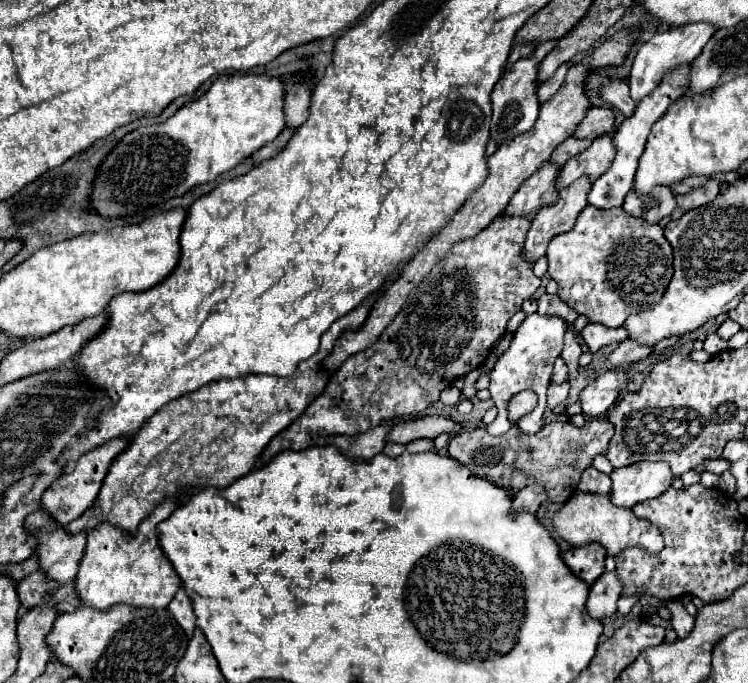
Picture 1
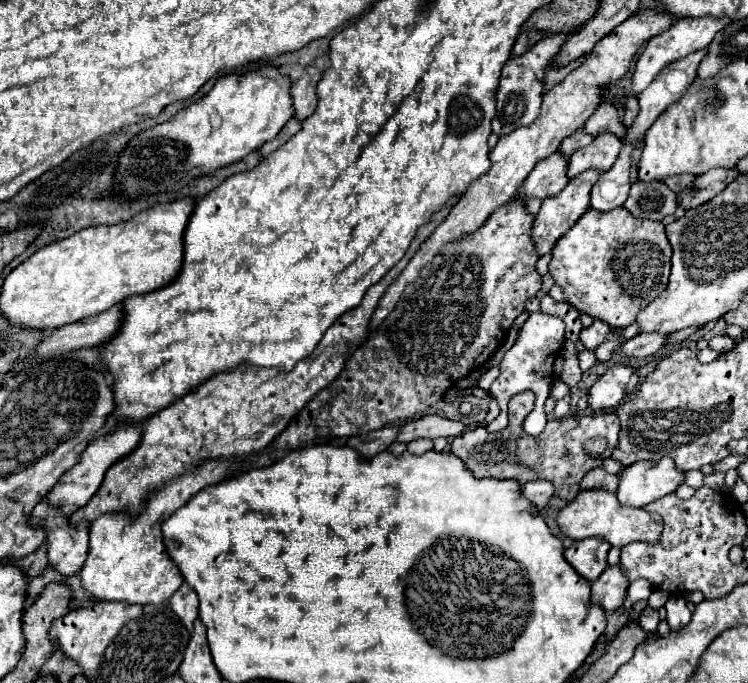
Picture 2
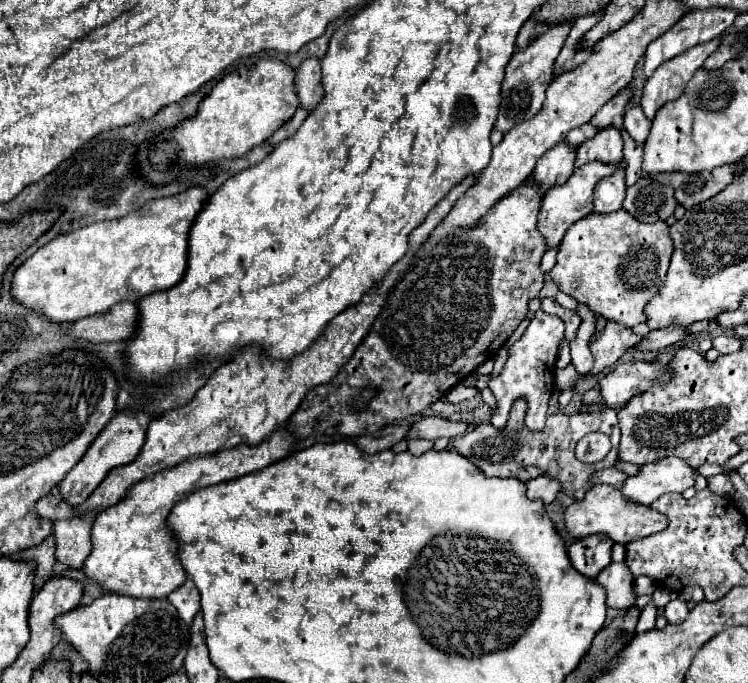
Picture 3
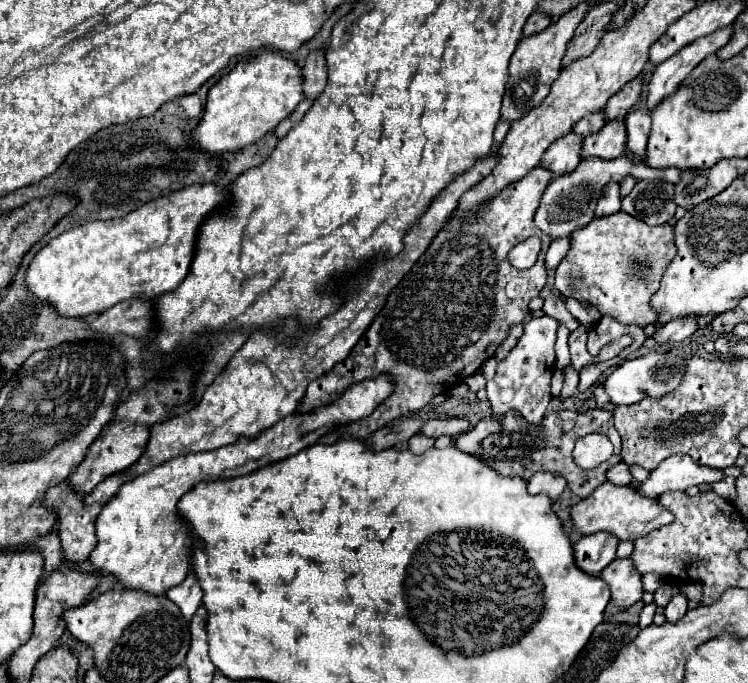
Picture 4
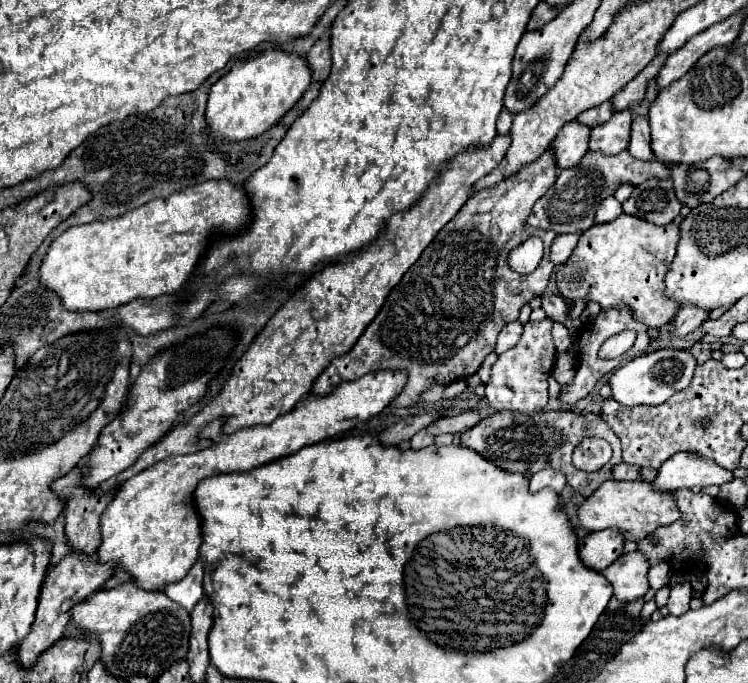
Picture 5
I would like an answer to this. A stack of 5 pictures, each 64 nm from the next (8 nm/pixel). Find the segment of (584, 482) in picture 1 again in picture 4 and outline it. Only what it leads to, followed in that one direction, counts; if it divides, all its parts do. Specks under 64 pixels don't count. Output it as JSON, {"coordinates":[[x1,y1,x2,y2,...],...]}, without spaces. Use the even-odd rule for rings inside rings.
{"coordinates":[[618,462,616,466,612,466,608,470,608,480,614,482,614,484,630,484,630,482,634,482,634,478,630,474,630,468,624,462]]}

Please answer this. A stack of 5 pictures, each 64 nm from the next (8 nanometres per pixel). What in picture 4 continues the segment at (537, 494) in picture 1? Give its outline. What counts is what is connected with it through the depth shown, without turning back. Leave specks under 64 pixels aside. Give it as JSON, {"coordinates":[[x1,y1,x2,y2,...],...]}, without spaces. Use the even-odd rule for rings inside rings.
{"coordinates":[[538,472,536,476,530,478,528,482,528,492,530,494,540,494,540,492,546,492,550,494,552,500,556,500,562,490,566,488,566,480,562,476,556,476,552,472]]}

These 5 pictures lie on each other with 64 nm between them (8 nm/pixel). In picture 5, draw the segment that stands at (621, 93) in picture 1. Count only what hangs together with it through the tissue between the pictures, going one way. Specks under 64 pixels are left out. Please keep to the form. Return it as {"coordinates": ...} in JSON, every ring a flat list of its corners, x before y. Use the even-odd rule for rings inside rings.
{"coordinates":[[634,118,634,122,632,122,632,140,630,140,628,150,632,152,634,158,646,160,646,162,656,160,652,156,652,148,650,148,650,126,648,126,648,120]]}

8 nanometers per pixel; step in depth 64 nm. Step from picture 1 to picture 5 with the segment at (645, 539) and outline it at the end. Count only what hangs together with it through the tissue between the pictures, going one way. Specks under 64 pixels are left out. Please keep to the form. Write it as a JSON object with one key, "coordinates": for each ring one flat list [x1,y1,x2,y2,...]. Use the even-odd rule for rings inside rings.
{"coordinates":[[640,478,626,480,626,482,608,480,590,498,586,498,586,502,578,508,580,524,588,532,616,526,616,528,620,528,624,538,632,540,632,542,644,540,648,536,648,532,652,532,660,526,668,526,668,524,680,520,680,516,682,514,676,508,676,500,674,500,672,492,660,492,654,488,652,482,640,480]]}

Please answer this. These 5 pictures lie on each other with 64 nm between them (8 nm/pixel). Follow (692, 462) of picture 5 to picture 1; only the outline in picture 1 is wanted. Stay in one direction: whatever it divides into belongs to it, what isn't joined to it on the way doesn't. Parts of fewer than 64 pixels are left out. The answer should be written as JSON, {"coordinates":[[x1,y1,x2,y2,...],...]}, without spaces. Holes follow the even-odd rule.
{"coordinates":[[642,460,640,464,630,464,612,472,610,500,616,506,632,508,638,502,664,494,672,482,674,474,668,464]]}

